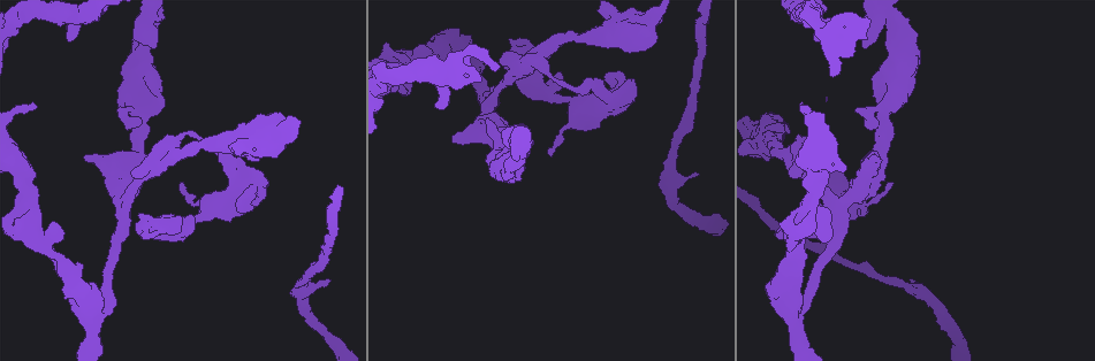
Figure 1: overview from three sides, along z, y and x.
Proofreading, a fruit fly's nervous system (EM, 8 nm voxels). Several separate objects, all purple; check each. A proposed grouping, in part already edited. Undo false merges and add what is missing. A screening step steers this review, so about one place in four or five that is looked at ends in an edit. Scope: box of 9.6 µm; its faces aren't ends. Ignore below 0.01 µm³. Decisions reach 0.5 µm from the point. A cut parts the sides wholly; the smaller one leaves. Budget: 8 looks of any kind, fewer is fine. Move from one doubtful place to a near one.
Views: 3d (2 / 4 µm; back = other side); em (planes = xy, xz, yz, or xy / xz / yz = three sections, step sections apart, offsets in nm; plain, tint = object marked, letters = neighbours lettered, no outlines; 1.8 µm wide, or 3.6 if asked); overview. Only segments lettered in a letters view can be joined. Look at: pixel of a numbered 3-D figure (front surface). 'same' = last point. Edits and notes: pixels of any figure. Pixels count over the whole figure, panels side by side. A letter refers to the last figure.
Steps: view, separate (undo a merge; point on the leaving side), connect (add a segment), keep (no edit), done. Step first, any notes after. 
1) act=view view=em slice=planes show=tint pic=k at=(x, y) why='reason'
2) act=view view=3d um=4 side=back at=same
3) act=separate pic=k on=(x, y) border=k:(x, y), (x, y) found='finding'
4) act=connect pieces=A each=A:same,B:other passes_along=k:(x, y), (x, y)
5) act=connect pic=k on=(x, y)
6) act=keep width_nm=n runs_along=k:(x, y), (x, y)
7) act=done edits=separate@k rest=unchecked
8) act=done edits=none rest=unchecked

act=view view=3d um=2 pic=1 at=(31, 212) why='three-way junction'

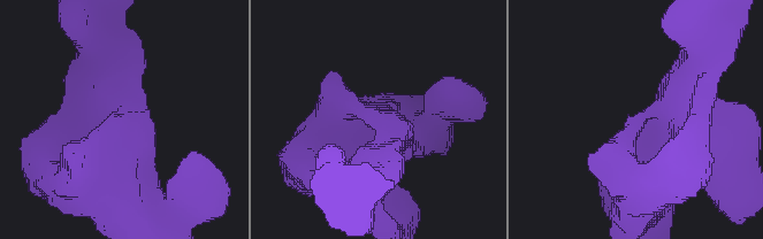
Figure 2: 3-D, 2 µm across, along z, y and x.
act=view view=em slice=yz step=8 show=letters pic=2 at=(629, 118) arms=3 arm_widths_nm=200,260,320 why='now the EM'

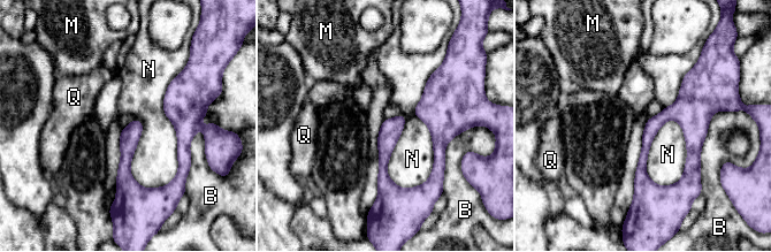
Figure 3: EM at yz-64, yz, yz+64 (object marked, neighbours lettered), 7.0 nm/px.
act=keep longest_contact=N:900nm each=B:other,M:other,N:other,Q:other border=3:(441, 66), (402, 189) found='no lettered segment goes on from it'

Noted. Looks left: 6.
act=view view=3d um=4 pic=1 at=(520, 75) why='a fork'

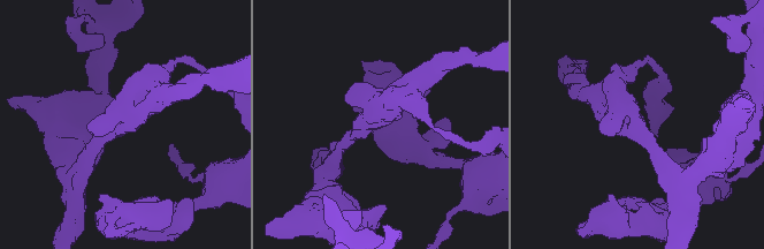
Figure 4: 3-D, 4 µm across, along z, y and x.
act=view view=em um=3.6 slice=planes show=letters pic=4 at=(121, 131) arms=3 arm_widths_nm=220,240,260

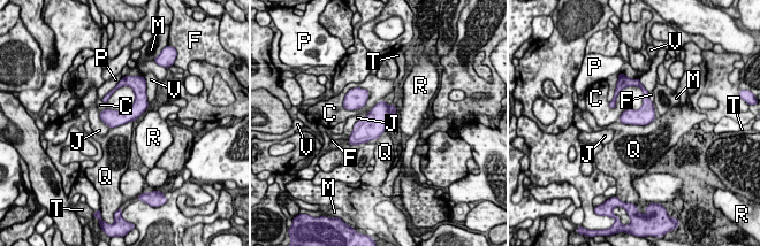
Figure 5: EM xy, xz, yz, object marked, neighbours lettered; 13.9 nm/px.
act=keep each=C:other,F:other,J:other,M:other,P:other,Q:other,R:other,T:other,V:other runs_along=5:(142, 94), (128, 115), (103, 116) found='continuous, no second neuron'

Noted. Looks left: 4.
act=view view=3d um=4 side=back pic=1 at=(71, 20) why='thick turns thin'

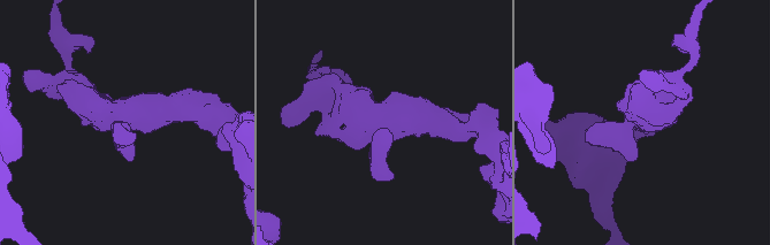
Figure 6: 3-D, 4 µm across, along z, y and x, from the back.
act=view view=em slice=planes show=plain pic=6 at=(382, 134)

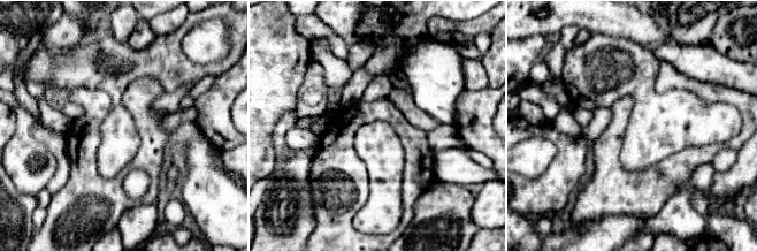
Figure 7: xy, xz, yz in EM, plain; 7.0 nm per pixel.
act=view view=em slice=planes show=letters at=same why='what lies round it'

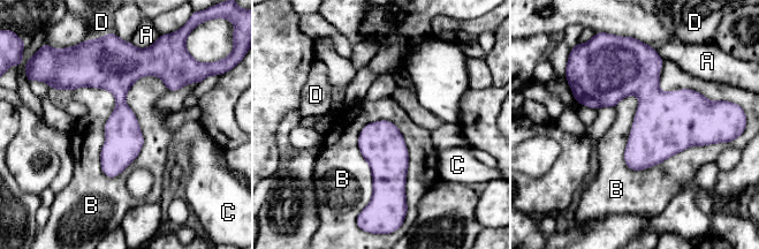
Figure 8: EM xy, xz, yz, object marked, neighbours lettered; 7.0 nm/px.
act=keep each=A:other,B:other,C:other,D:other runs_along=8:(118, 59), (120, 150), (109, 174) found='continuous, no second neuron'

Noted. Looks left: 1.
act=view view=em slice=planes show=letters pic=1 at=(888, 15) why='four or more arms meet'

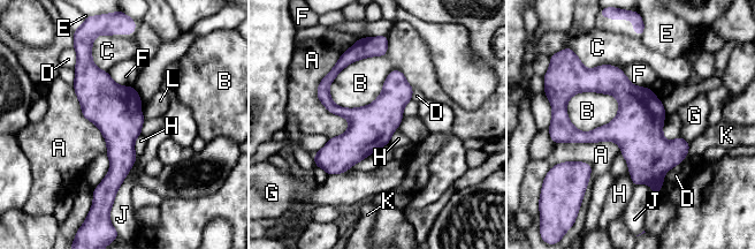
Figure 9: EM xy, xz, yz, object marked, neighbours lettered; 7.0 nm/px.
act=keep each=A:other,B:other,C:other,D:other,E:other,F:other,G:other,H:other,J:other,K:other,L:other border=9:(140, 133), (127, 173) found='all the same neuron'

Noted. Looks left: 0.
act=done edits=none rest=unchecked

